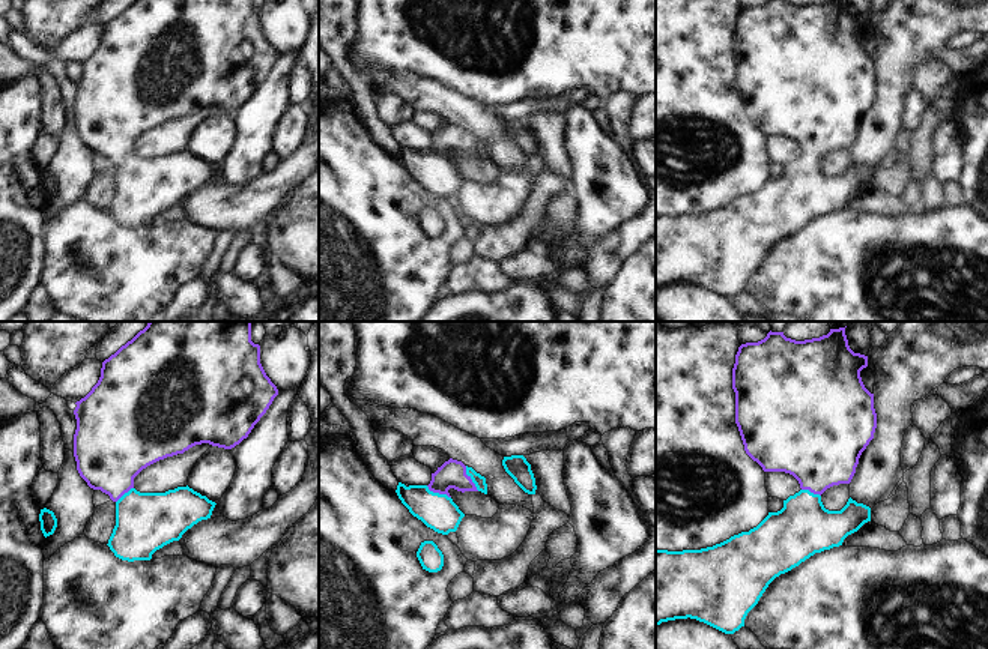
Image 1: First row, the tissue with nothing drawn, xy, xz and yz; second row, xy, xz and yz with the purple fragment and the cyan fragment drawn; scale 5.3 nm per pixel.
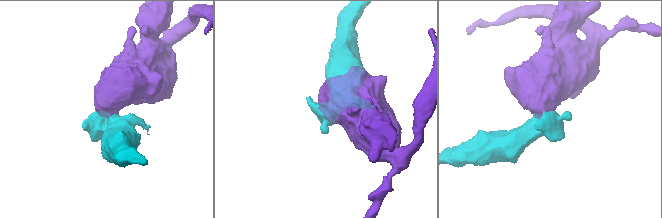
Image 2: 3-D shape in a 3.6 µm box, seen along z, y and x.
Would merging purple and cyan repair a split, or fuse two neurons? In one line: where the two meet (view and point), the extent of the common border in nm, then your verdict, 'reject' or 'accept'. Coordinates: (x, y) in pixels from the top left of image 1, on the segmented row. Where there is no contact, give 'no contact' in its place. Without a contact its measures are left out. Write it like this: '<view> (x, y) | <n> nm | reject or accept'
xz (469, 478) | 150 nm | accept

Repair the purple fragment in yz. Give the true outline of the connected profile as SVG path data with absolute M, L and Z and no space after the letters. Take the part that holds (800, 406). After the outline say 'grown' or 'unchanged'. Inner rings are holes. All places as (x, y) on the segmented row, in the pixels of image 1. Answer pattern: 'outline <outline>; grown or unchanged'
outline M845 328L805 341L770 331L764 340L738 347L732 389L744 451L764 472L793 475L802 490L756 527L720 544L701 550L656 550L656 626L690 617L734 634L776 577L815 553L842 545L848 535L871 521L871 508L851 497L841 511L829 511L821 502L827 488L851 482L862 452L874 439L874 394L860 377L866 367L868 356L850 349Z; grown

